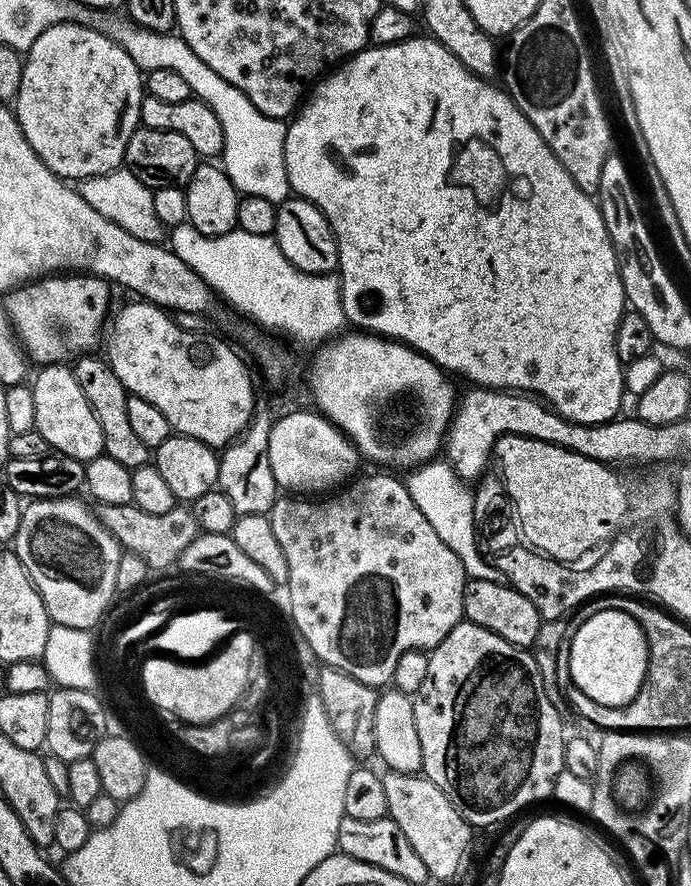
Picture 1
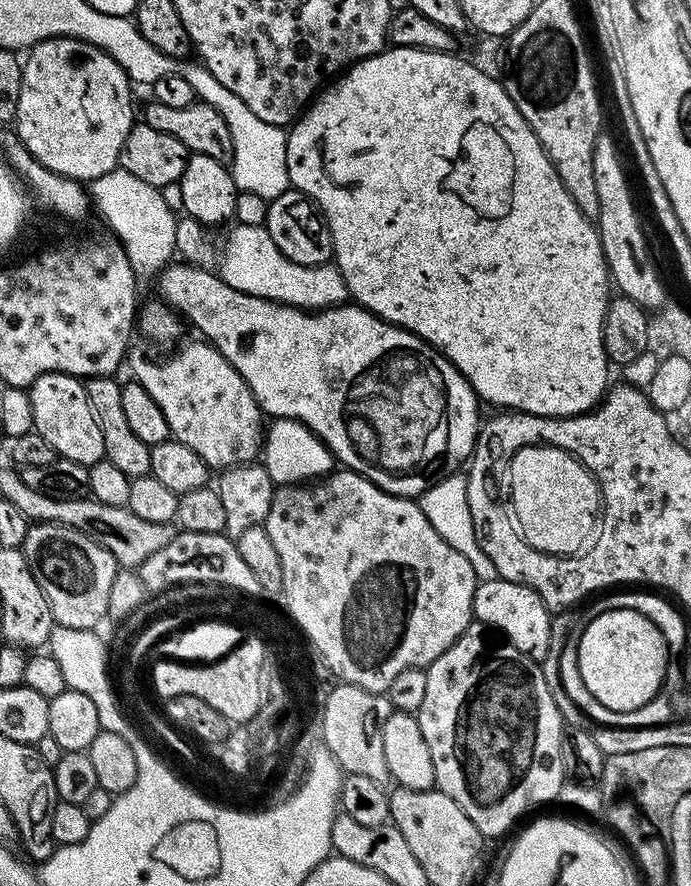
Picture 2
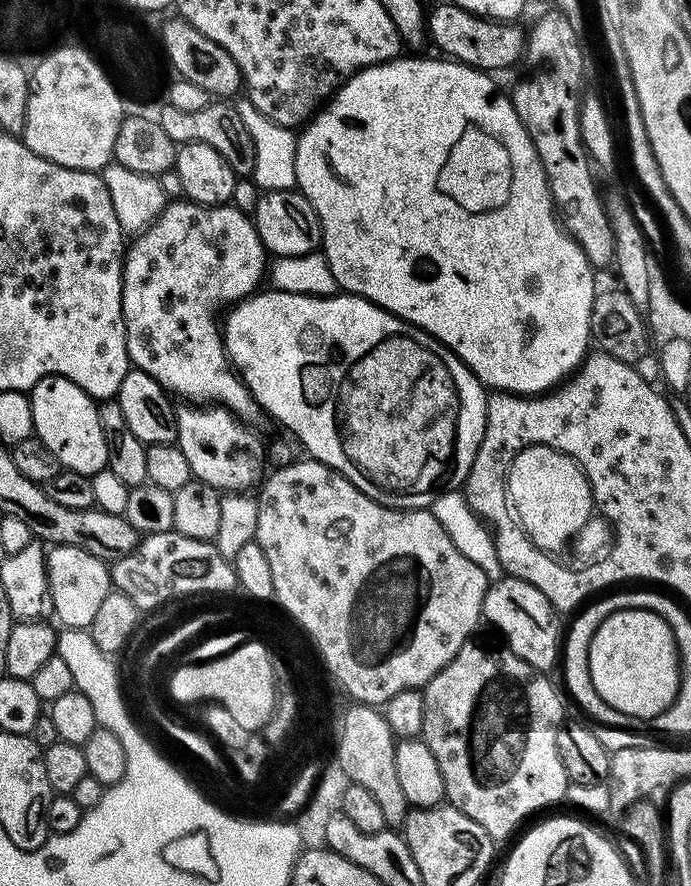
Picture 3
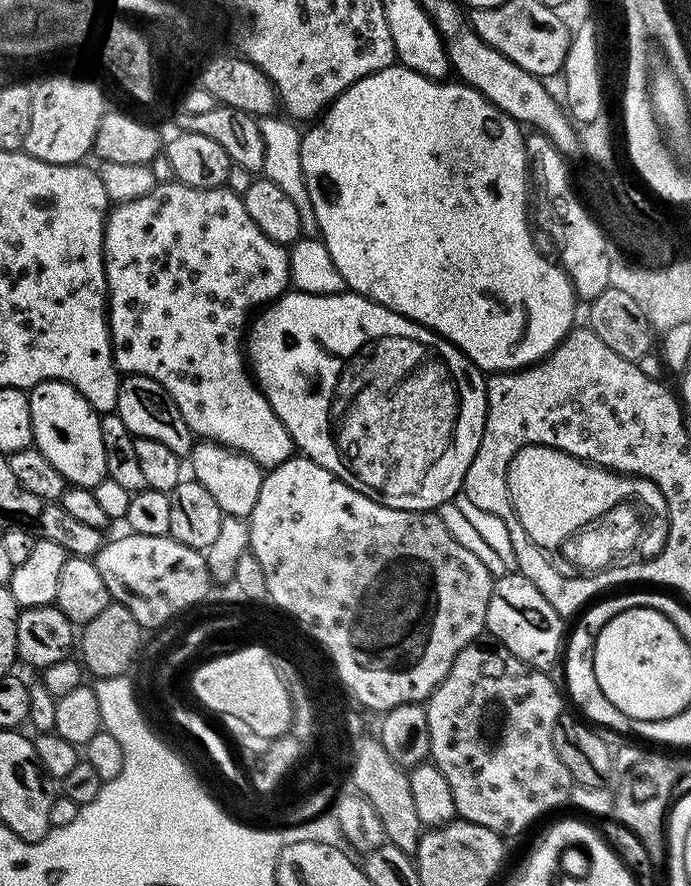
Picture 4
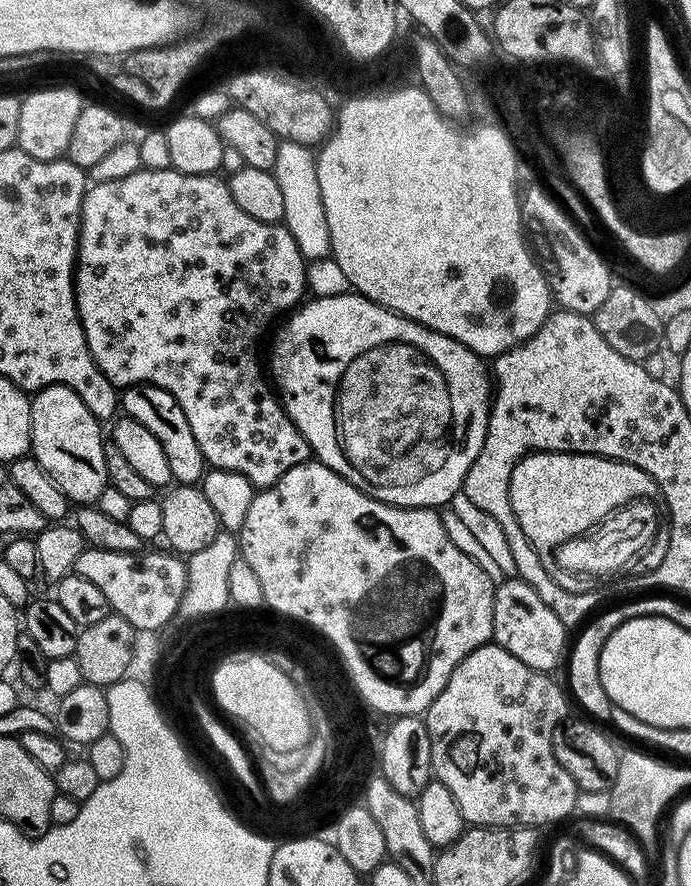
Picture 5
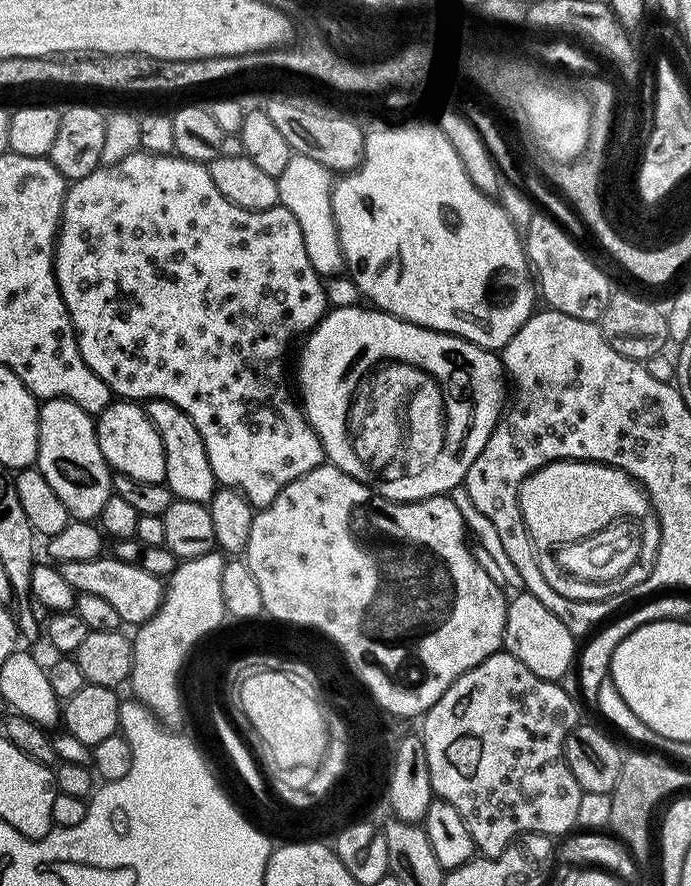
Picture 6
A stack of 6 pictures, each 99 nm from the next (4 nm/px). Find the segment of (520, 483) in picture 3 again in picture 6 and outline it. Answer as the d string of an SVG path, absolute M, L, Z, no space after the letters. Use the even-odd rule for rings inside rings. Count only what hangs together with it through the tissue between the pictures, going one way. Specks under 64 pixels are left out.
M559 460L542 466L537 472L530 474L526 482L522 482L520 505L522 518L526 522L526 530L536 546L553 545L557 541L574 542L574 538L594 534L594 530L599 530L603 524L608 523L608 520L627 513L645 515L649 519L654 514L648 495L633 476L626 474L620 468L609 464L595 464L589 460Z

